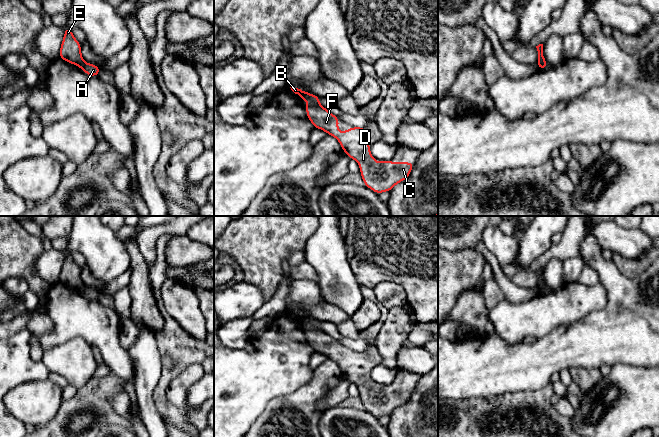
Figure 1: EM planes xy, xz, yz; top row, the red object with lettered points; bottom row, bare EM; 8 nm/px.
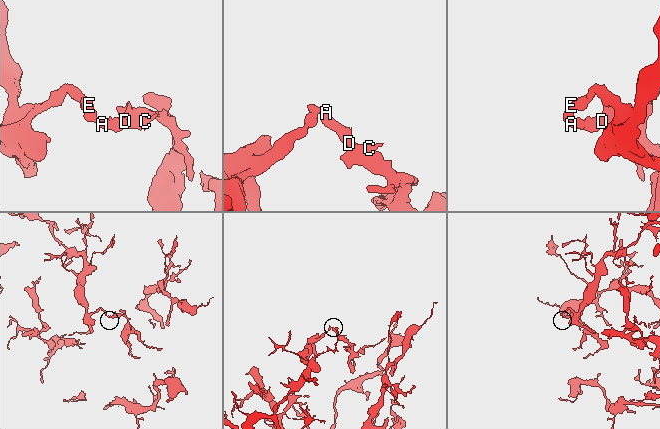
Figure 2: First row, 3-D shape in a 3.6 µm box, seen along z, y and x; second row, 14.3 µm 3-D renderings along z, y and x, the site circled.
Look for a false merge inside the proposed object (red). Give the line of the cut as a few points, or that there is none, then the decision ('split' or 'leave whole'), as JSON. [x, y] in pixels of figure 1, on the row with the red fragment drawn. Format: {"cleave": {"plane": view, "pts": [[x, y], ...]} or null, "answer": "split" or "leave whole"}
{"cleave": {"plane": "xz", "pts": [[308, 93], [303, 98]]}, "answer": "split"}

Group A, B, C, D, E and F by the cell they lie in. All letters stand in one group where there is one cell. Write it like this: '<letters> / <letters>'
A C D F / B E

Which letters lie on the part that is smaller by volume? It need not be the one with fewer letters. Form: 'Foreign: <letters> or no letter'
Foreign: A, C, D, F

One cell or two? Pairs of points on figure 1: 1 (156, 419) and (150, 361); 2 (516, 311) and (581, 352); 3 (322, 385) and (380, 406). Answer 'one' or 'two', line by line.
1: one
2: two
3: two

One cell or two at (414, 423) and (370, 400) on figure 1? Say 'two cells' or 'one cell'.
two cells

